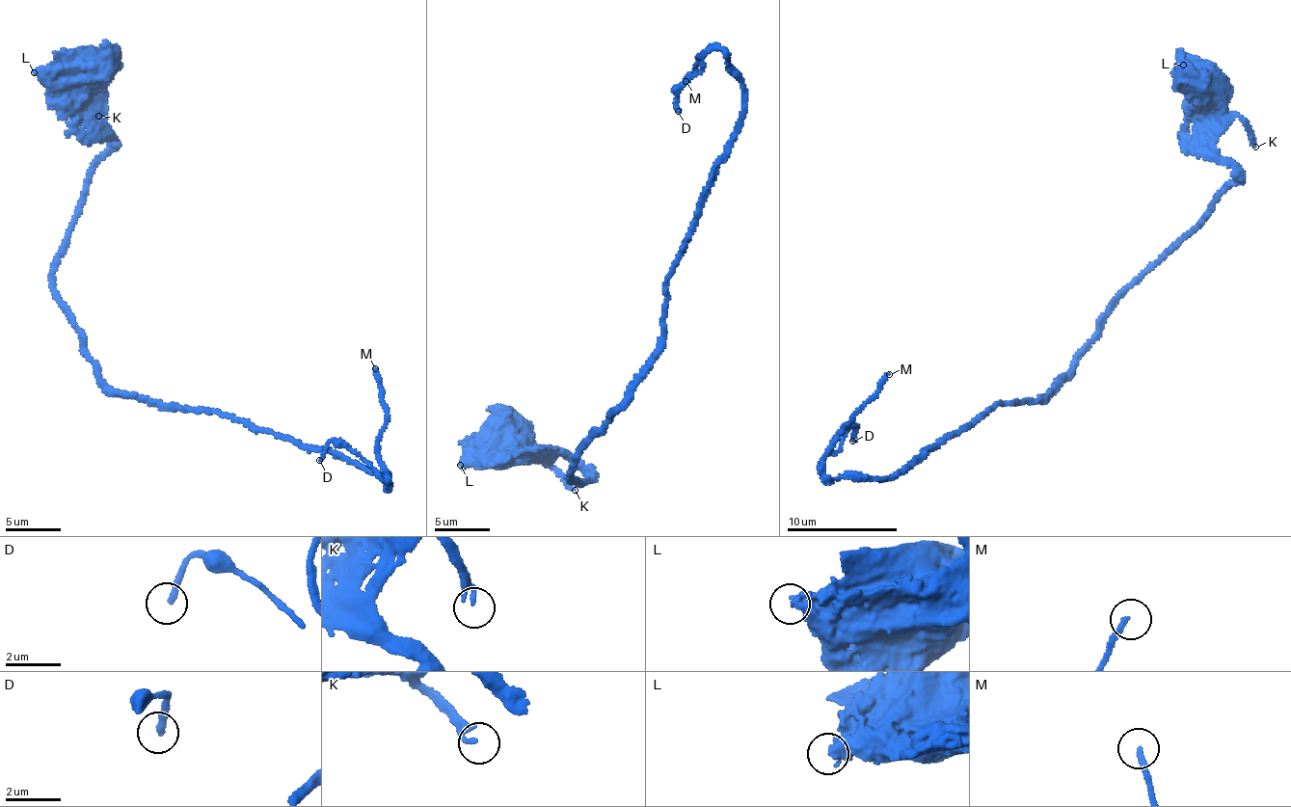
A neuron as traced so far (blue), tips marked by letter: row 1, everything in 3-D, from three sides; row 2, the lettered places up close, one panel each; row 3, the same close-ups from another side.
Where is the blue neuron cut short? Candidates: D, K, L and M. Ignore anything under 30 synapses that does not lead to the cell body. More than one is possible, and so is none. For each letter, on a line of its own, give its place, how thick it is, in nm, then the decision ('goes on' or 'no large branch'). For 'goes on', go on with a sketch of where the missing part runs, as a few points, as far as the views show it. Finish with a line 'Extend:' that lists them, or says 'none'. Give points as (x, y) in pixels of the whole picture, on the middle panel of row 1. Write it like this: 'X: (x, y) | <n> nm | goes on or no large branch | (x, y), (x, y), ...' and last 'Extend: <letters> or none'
D: (678, 111) | 240 nm | goes on | (678, 111), (630, 288), (591, 342), (584, 375), (590, 423), (581, 450), (583, 422)
K: (575, 490) | 150 nm | no large branch
L: (460, 465) | 480 nm | no large branch
M: (685, 81) | 200 nm | goes on | (685, 81), (619, 130), (631, 120), (603, 208), (516, 371), (506, 479), (519, 444), (503, 371), (528, 302)
Extend: D, M

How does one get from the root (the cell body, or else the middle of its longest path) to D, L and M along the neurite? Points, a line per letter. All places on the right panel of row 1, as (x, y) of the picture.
D: (1199, 86), (1214, 151), (1239, 175), (1127, 288), (1068, 374), (898, 474), (823, 472), (854, 425), (852, 441)
L: (1199, 86), (1207, 75), (1183, 65)
M: (1199, 86), (1214, 151), (1239, 175), (1047, 393), (993, 405), (898, 474), (832, 478), (835, 436), (889, 374)

